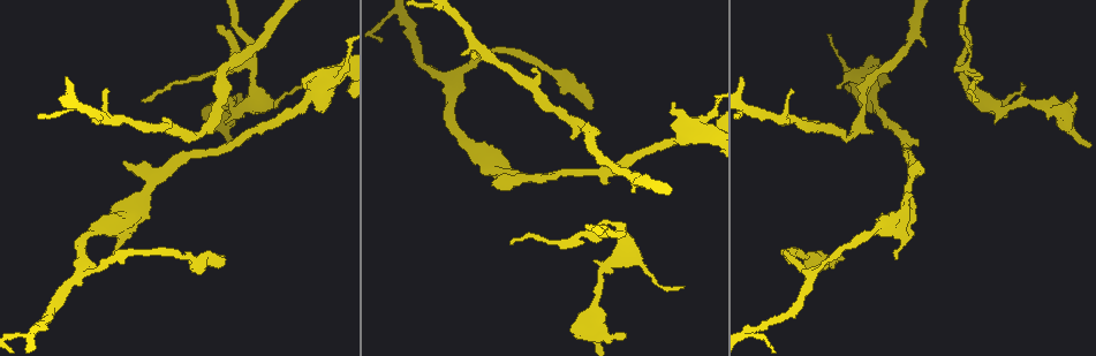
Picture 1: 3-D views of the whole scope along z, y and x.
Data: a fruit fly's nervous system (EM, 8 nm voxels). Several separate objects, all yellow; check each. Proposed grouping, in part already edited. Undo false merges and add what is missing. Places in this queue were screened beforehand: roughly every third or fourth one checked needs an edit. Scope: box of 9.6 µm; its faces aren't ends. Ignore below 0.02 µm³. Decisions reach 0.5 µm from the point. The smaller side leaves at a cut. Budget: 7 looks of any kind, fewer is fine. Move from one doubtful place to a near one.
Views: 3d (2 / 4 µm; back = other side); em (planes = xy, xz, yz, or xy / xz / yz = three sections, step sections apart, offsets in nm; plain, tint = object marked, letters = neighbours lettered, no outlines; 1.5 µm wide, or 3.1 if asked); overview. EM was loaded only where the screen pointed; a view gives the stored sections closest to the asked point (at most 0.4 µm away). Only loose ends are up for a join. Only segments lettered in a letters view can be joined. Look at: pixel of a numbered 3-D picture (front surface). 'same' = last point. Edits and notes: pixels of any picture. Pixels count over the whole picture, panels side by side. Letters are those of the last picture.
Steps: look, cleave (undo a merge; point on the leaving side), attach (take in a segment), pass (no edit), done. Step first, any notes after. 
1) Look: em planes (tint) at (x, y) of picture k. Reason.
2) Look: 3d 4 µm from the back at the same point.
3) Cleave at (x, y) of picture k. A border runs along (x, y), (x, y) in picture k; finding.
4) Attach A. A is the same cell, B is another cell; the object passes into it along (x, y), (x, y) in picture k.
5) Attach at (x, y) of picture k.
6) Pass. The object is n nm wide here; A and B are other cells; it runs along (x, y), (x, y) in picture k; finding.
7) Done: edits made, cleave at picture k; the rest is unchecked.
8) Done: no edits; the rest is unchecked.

Look: 3d 2 µm at (590, 107) of picture 1. Long arm stops here.

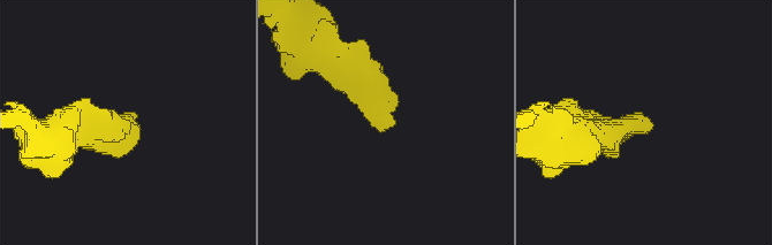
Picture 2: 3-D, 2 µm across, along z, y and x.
Look: em planes (tint) at (133, 115) of picture 2. Now the EM.

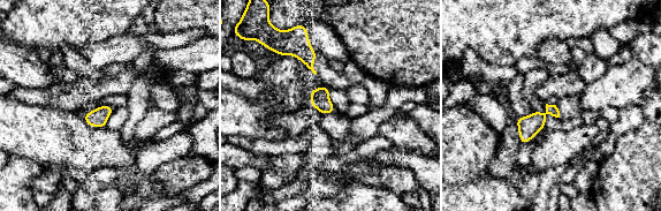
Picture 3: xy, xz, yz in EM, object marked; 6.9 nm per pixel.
Look: em planes (letters) at the same point.

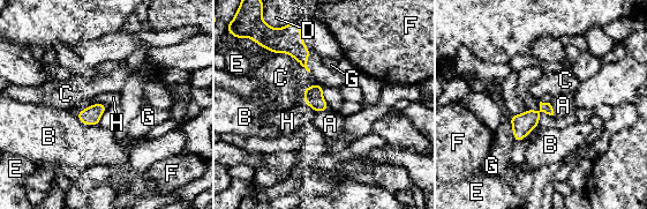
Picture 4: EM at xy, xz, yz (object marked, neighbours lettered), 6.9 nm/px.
Attach A. The object is 130 nm wide here; A is the same cell, B, C, D, E, F, G and H are other cells; the neuron continues.

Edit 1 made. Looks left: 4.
Look: em planes (letters) at (512, 244) of picture 1.

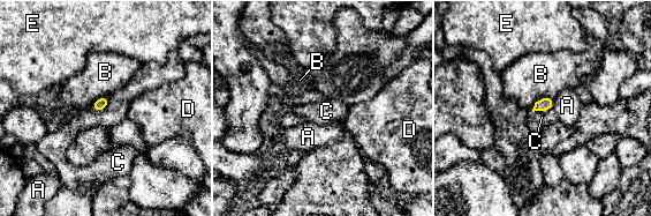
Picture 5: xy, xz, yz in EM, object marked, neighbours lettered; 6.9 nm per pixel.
Pass. A, B, C, D and E are other cells; a border runs along (554, 99), (552, 109) in picture 5; no lettered segment goes on from it.

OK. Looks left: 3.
Look: 3d 2 µm at (864, 102) of picture 1. Narrows sharply.

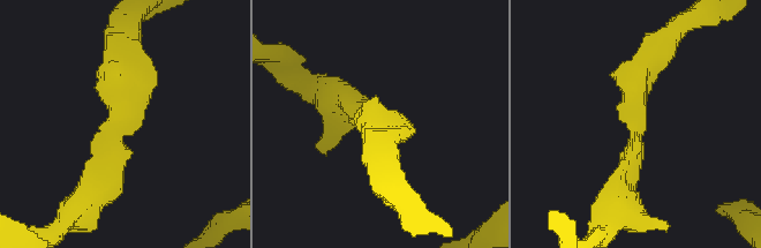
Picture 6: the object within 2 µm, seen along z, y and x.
Look: em xy step 4 (letters) at (376, 124) of picture 6. The arms are 240, 240 nm wide; shape alone is not enough.

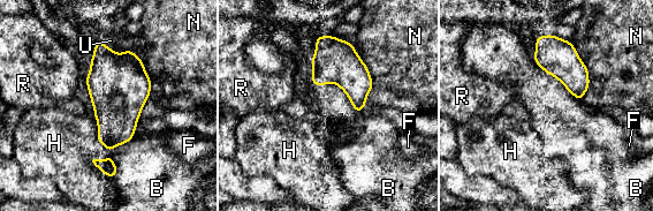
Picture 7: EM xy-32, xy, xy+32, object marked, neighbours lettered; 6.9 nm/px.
Look: em planes (letters) at the same point.

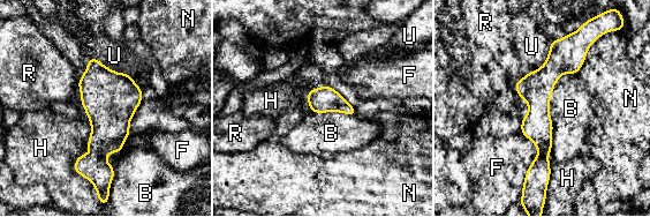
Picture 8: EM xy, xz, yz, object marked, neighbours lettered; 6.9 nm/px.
Pass. B, F, H, N, R and U are other cells; it runs along (565, 40), (539, 83), (538, 176) in picture 8; all the same neuron.

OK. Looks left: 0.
Done: edits made, attach at picture 4; the rest is unchecked.

